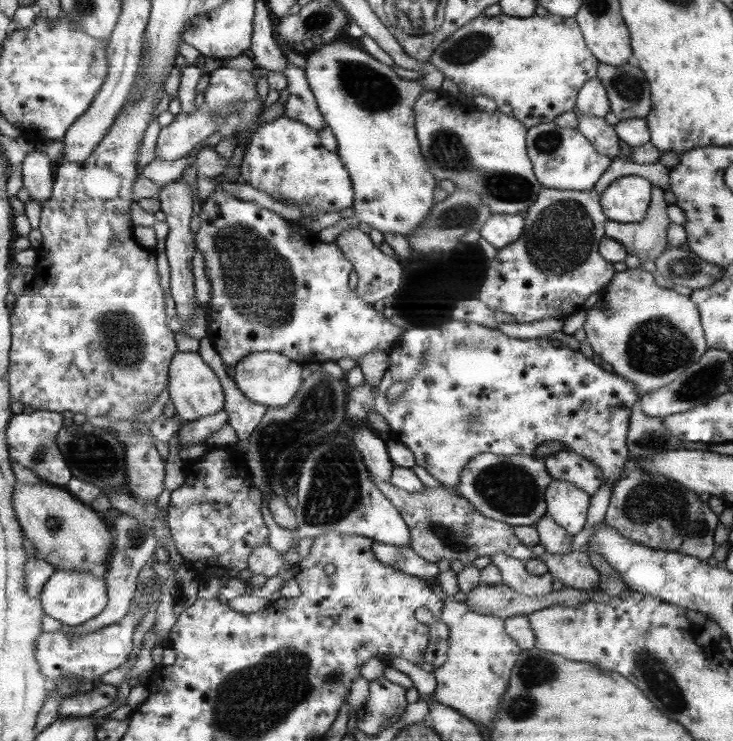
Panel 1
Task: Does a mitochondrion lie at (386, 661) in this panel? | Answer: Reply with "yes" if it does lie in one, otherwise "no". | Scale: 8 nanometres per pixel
no

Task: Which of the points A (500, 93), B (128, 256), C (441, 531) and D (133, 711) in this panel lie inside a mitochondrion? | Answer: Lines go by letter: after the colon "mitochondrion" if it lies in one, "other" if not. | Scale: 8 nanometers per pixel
A: other
B: other
C: mitochondrion
D: other

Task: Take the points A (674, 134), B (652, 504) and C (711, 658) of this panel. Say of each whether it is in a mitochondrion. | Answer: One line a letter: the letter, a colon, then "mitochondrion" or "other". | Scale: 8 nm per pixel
A: other
B: mitochondrion
C: other

